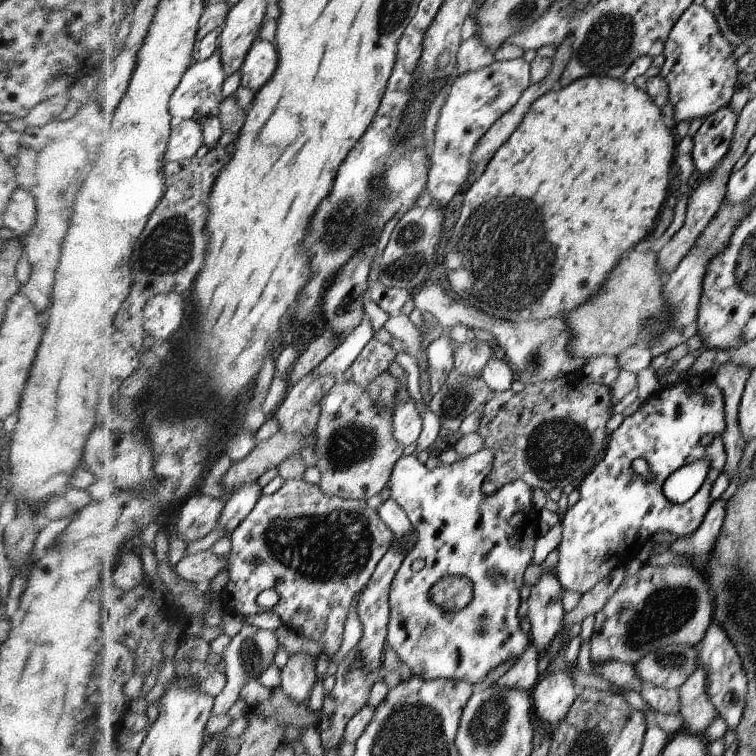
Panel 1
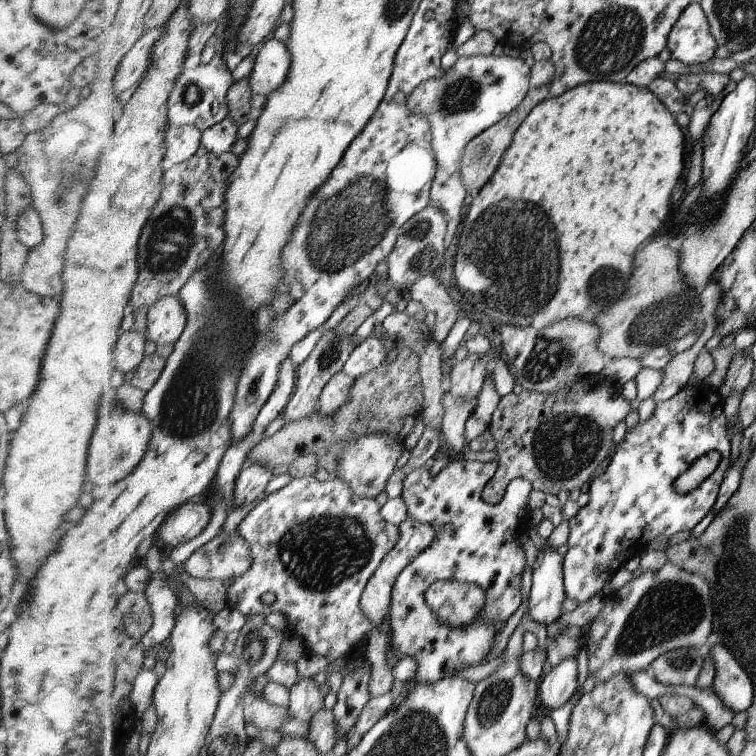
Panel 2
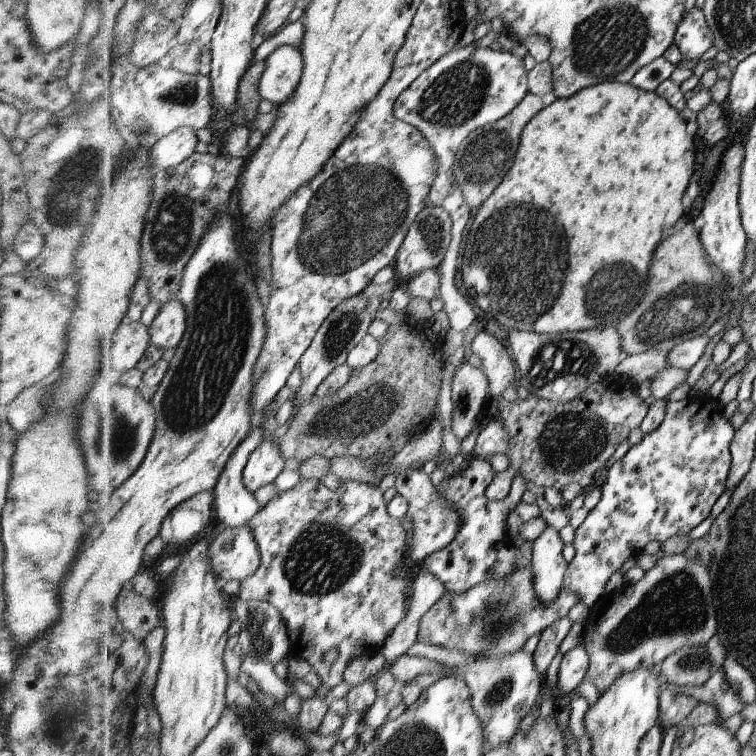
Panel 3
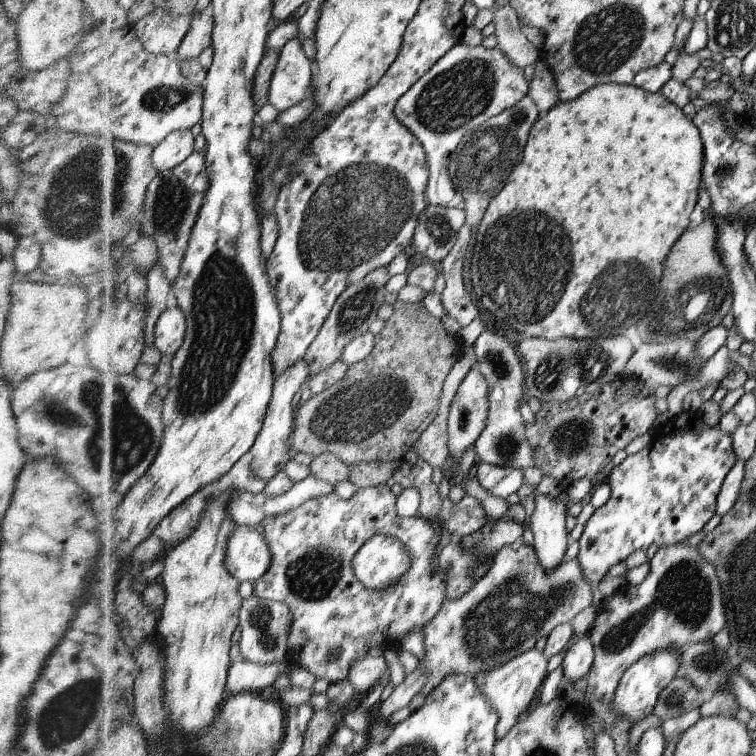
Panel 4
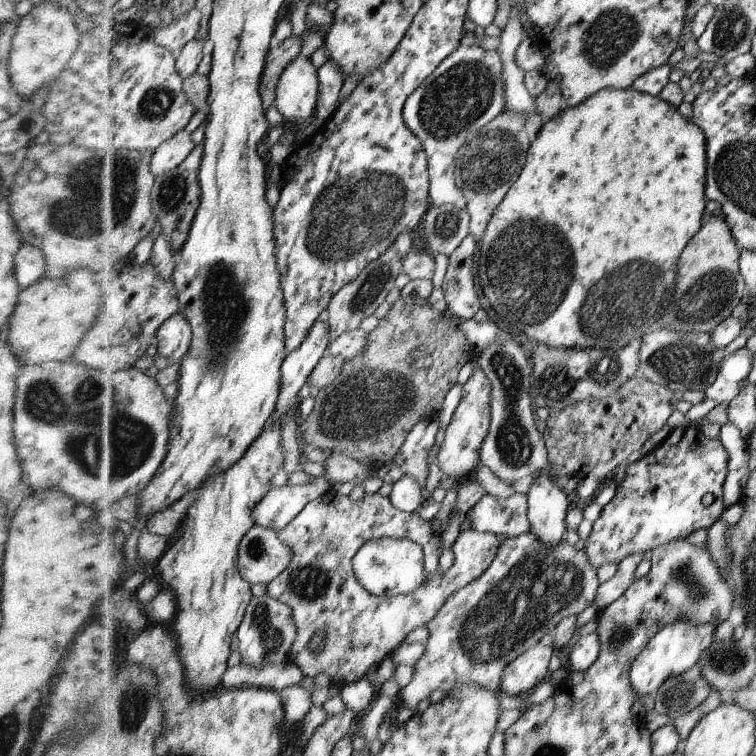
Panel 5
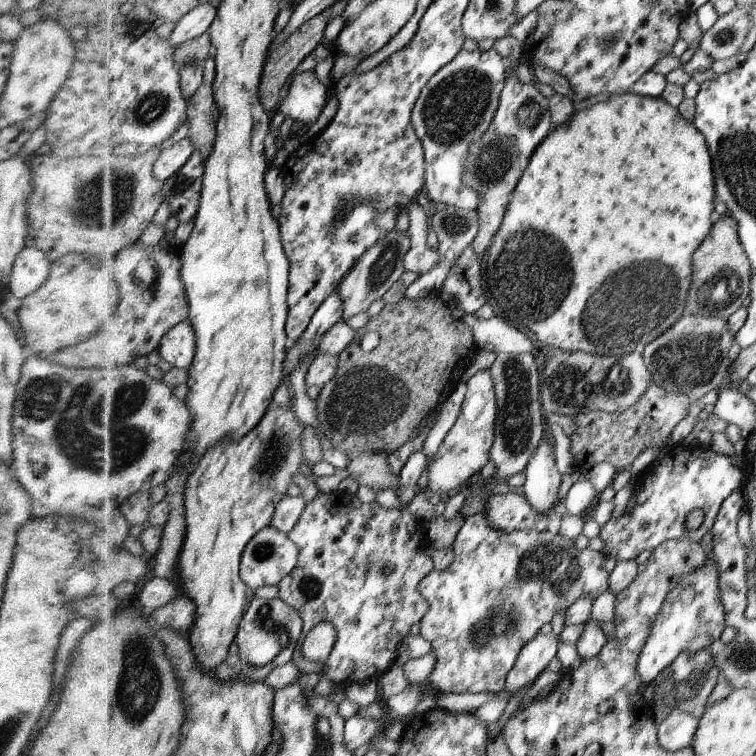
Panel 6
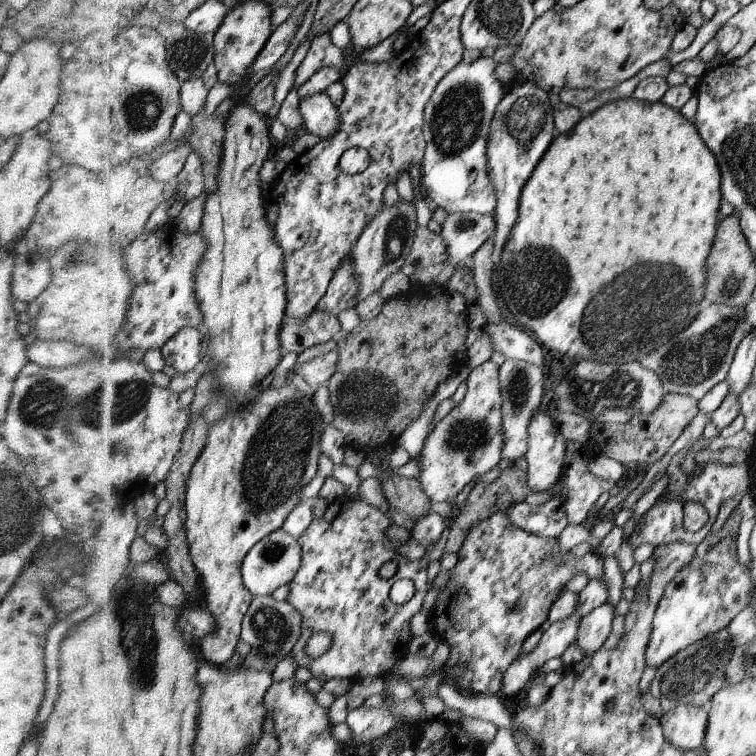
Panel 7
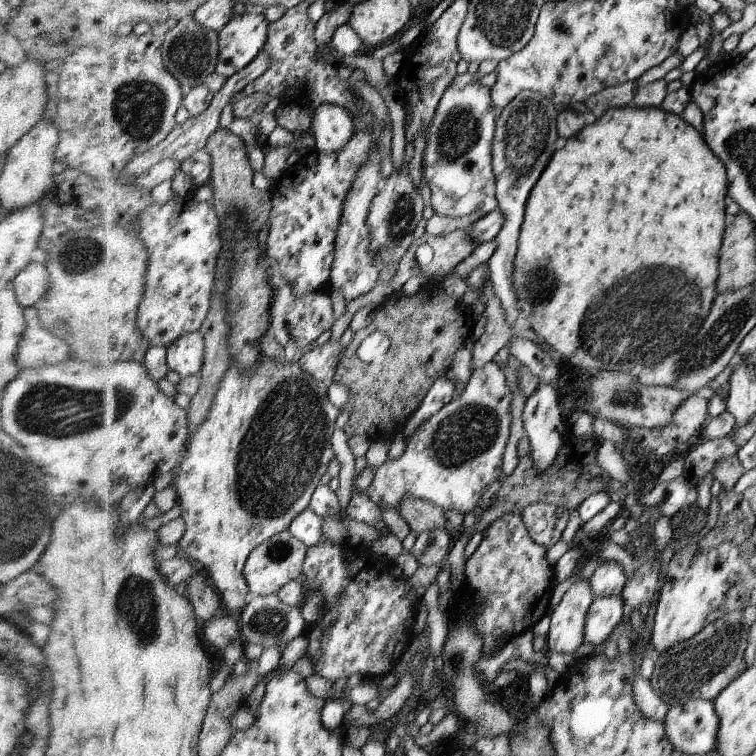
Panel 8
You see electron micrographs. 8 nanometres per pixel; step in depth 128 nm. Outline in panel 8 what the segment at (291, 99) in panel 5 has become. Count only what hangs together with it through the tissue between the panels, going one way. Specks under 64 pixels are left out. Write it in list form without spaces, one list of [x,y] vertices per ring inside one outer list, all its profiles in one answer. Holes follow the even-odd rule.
[[[326,103],[313,116],[313,133],[318,148],[327,153],[341,151],[353,136],[351,110],[345,106]]]

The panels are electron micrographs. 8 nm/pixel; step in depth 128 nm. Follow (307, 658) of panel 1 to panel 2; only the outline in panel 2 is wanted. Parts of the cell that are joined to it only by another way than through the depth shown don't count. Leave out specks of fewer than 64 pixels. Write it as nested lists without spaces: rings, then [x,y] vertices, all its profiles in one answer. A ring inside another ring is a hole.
[[[300,676],[299,683],[291,688],[290,714],[310,722],[324,708],[324,700],[326,694],[320,690],[316,677]]]

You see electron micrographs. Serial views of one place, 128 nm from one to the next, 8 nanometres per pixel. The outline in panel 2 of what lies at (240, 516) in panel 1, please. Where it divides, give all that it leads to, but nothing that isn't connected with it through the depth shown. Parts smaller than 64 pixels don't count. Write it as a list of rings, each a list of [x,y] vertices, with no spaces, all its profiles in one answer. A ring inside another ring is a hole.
[[[254,463],[252,466],[244,467],[237,480],[235,504],[244,508],[256,502],[260,496],[266,495],[270,481],[274,477],[272,471],[261,464]]]

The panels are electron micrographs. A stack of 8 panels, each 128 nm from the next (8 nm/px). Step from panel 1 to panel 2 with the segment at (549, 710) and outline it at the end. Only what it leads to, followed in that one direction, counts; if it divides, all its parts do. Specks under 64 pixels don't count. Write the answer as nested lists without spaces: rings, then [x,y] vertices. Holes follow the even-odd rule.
[[[575,659],[563,660],[539,679],[542,704],[550,711],[563,707],[577,691],[578,666]]]

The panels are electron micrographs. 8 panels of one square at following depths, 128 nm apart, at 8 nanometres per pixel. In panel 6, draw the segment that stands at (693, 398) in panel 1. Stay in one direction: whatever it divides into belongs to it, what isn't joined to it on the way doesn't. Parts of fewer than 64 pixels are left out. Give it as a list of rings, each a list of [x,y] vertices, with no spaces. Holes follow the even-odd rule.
[[[697,440],[686,446],[681,442],[672,445],[664,456],[658,458],[658,462],[653,462],[644,476],[640,476],[633,491],[636,506],[632,508],[632,514],[612,517],[602,526],[599,537],[606,544],[603,549],[605,558],[614,556],[617,562],[635,560],[645,550],[655,550],[663,541],[671,539],[686,538],[699,543],[713,529],[726,498],[744,484],[742,470],[736,468],[728,456],[711,450],[710,445],[707,448],[700,446]],[[694,508],[702,508],[706,516],[698,530],[688,531],[686,516]]]

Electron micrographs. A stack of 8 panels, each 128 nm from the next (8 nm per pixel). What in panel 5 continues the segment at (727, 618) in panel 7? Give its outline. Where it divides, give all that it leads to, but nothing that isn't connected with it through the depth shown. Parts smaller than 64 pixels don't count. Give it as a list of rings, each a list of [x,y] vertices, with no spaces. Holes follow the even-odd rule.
[[[685,619],[675,621],[671,625],[666,624],[650,640],[646,648],[642,650],[637,660],[633,662],[632,670],[629,673],[629,681],[637,696],[651,694],[656,691],[670,676],[682,676],[688,669],[692,669],[701,658],[704,650],[714,642],[713,634],[716,632],[716,625],[694,625]]]

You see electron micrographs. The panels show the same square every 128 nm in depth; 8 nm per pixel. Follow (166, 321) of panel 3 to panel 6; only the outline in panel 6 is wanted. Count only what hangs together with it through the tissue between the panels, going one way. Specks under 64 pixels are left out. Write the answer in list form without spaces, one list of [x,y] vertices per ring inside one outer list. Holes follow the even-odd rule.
[[[190,320],[166,334],[159,350],[173,367],[191,369],[198,354],[198,336]]]

